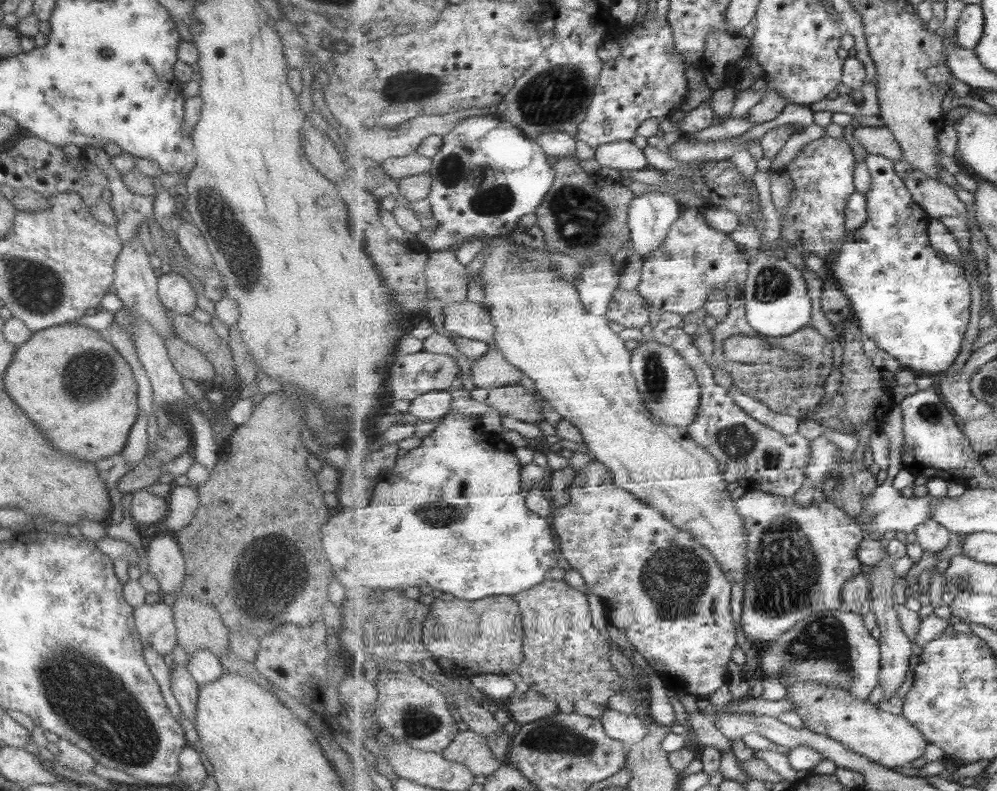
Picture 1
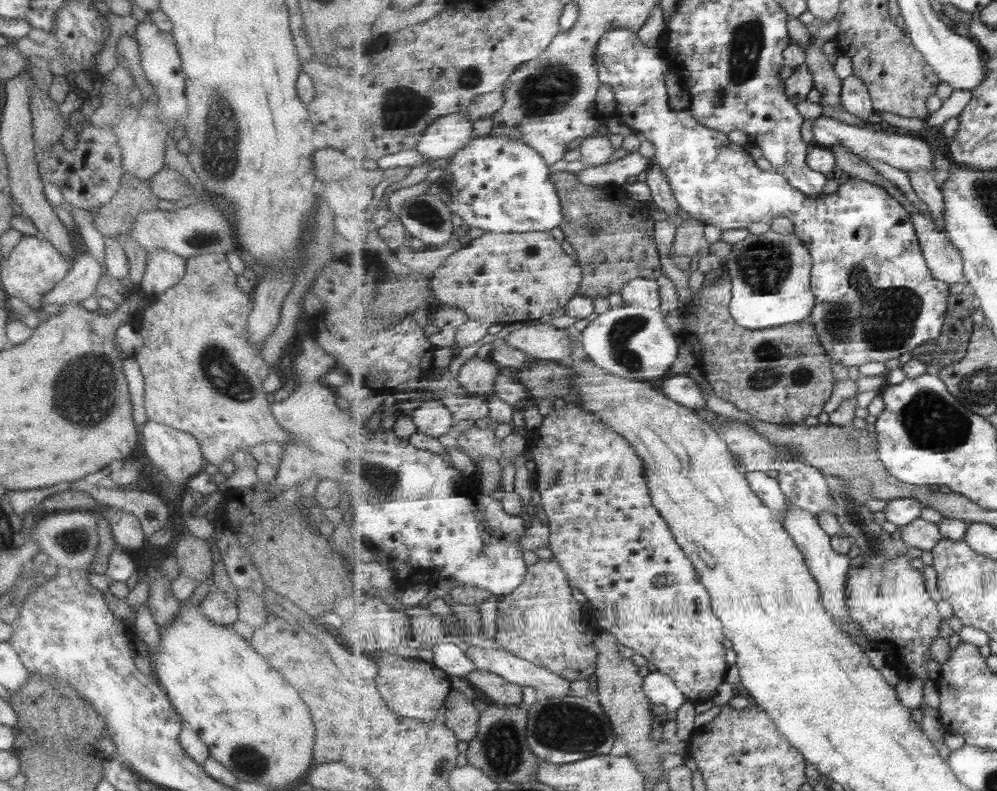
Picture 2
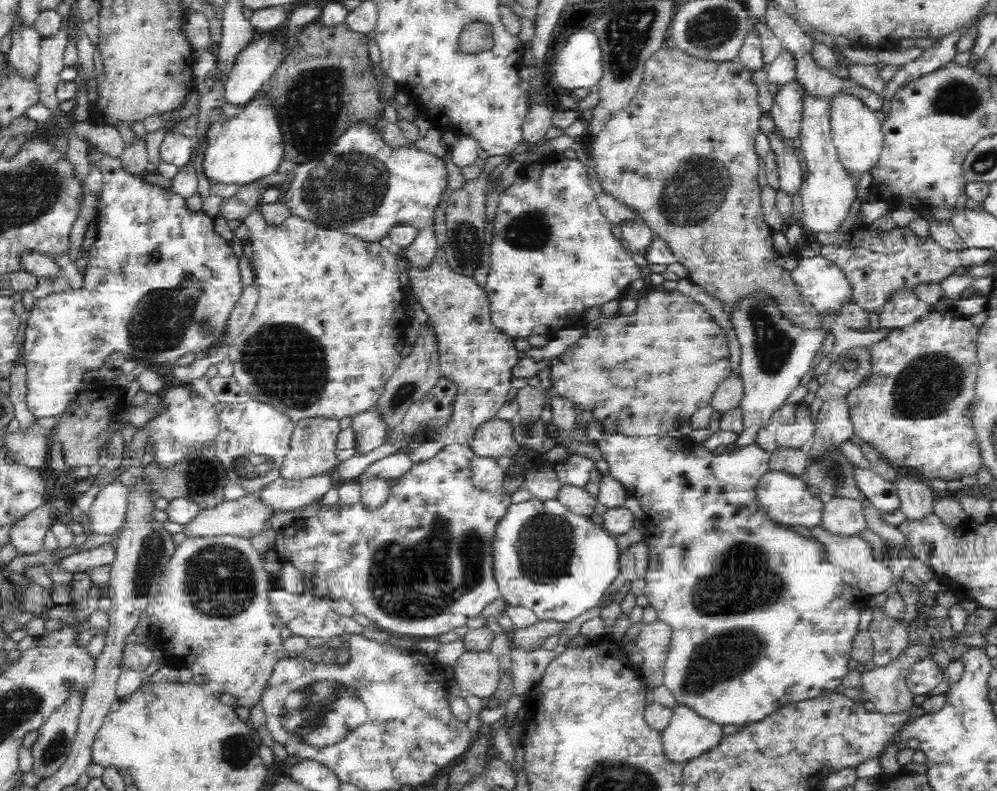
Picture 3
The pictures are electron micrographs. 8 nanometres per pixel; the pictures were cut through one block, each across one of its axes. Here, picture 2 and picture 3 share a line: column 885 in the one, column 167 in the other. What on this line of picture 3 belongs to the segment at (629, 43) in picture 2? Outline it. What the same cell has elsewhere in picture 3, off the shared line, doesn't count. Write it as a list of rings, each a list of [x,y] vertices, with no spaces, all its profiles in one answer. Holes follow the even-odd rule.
[[[102,152],[99,168],[103,176],[103,189],[96,217],[100,223],[100,232],[96,234],[96,244],[90,248],[90,257],[87,258],[87,266],[83,275],[83,286],[79,290],[70,288],[64,292],[54,291],[46,297],[36,299],[27,317],[25,328],[26,402],[28,409],[37,420],[50,418],[50,416],[60,416],[73,402],[77,394],[82,391],[84,387],[82,376],[91,369],[100,369],[101,365],[107,364],[110,357],[116,352],[122,353],[128,358],[142,358],[142,362],[164,364],[172,363],[188,352],[195,354],[196,359],[202,359],[216,354],[219,350],[228,350],[224,348],[225,330],[230,313],[242,292],[242,278],[238,258],[234,255],[230,243],[216,233],[214,220],[203,215],[201,211],[190,210],[186,198],[176,194],[172,188],[152,184],[146,181],[144,176],[135,176],[124,170],[120,157],[108,156]]]

